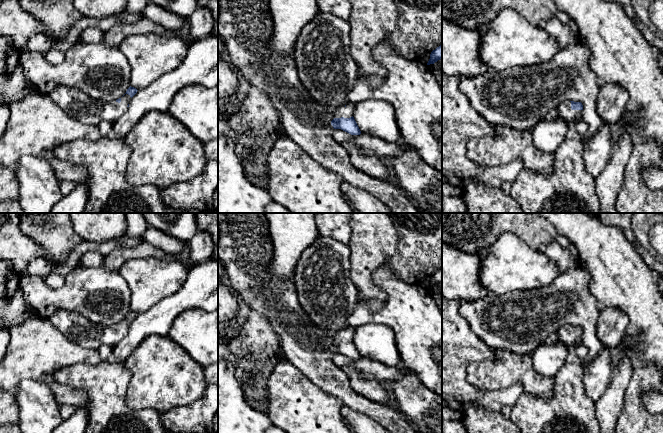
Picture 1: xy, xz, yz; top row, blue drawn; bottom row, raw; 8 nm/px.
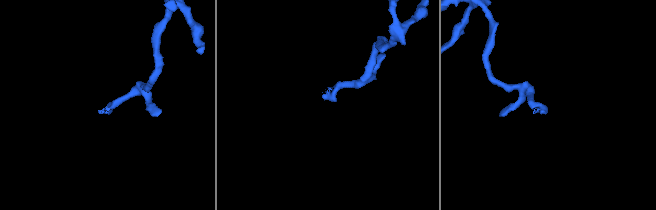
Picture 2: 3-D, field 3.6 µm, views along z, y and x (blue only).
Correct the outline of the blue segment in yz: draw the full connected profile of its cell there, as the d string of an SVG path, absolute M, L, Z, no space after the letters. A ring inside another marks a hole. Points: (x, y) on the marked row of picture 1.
M562 102L558 106L557 111L558 116L565 119L568 123L582 120L583 117L583 105L581 102Z

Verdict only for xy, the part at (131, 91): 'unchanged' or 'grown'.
grown

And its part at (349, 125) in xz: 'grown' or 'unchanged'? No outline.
grown

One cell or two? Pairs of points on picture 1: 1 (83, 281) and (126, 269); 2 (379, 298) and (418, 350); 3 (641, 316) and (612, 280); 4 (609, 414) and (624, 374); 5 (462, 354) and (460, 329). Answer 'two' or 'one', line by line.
1: two
2: two
3: one
4: one
5: one

